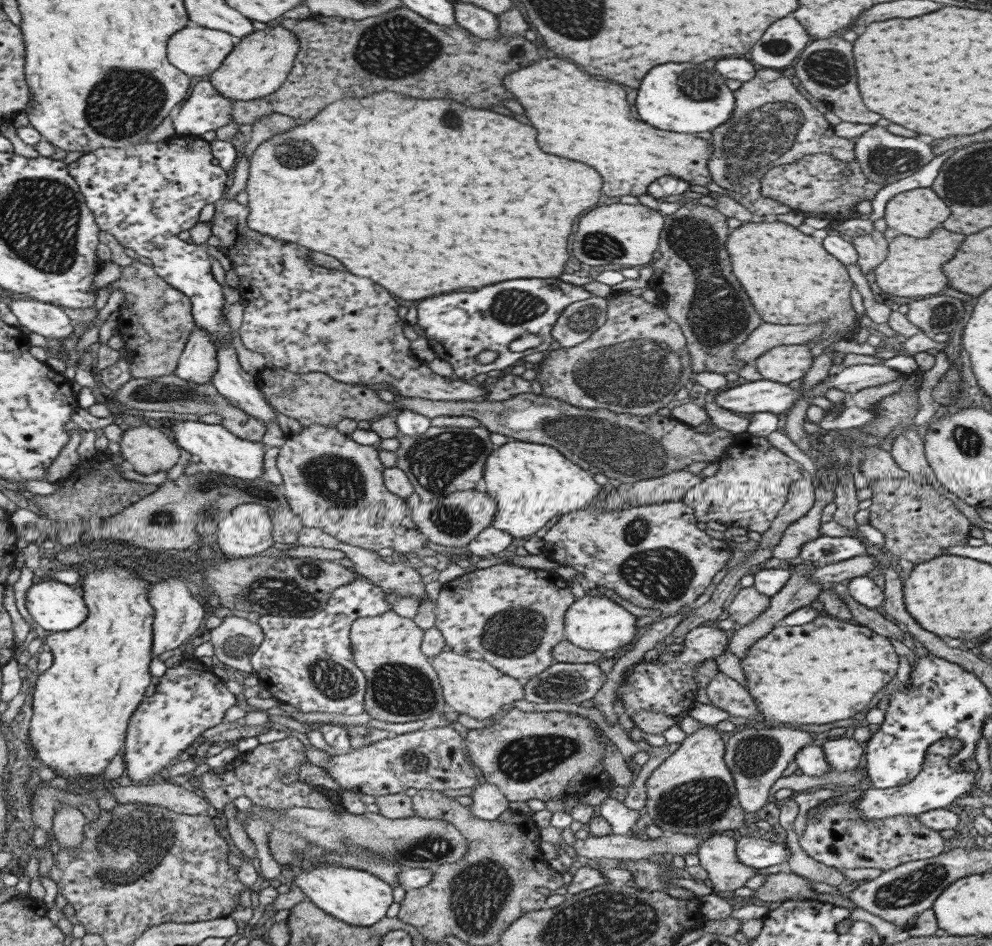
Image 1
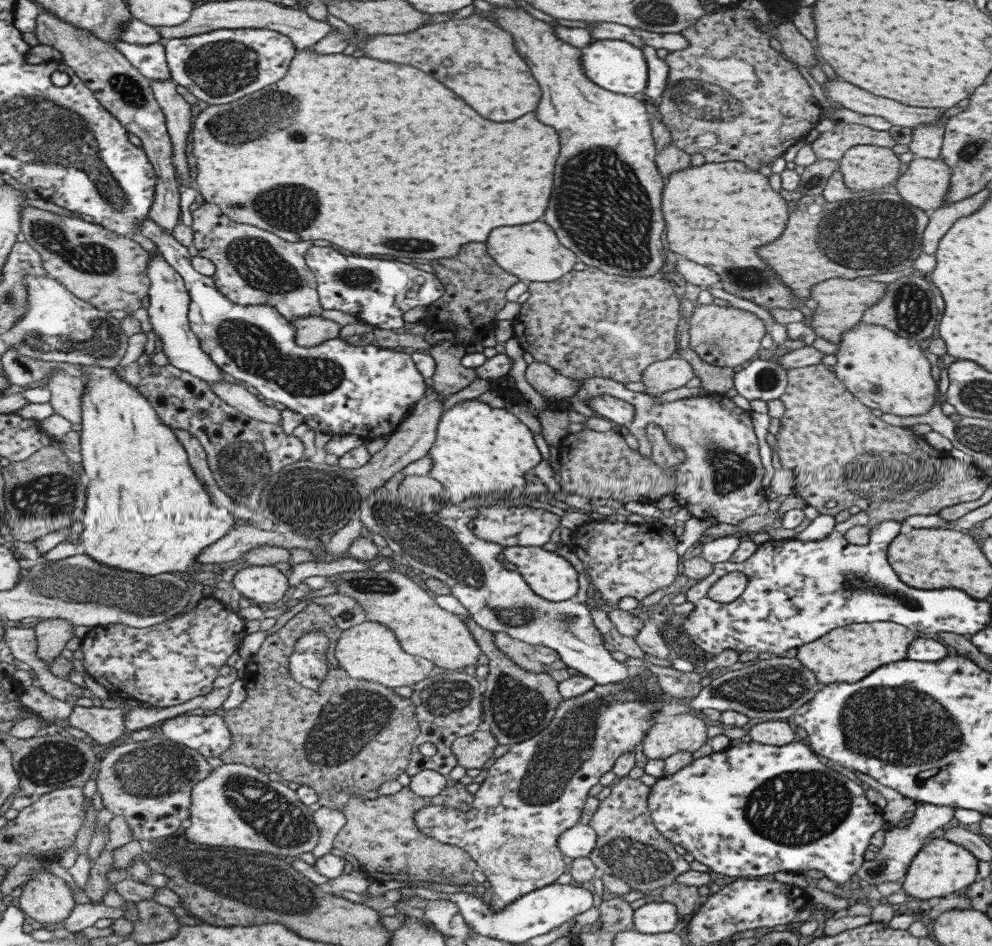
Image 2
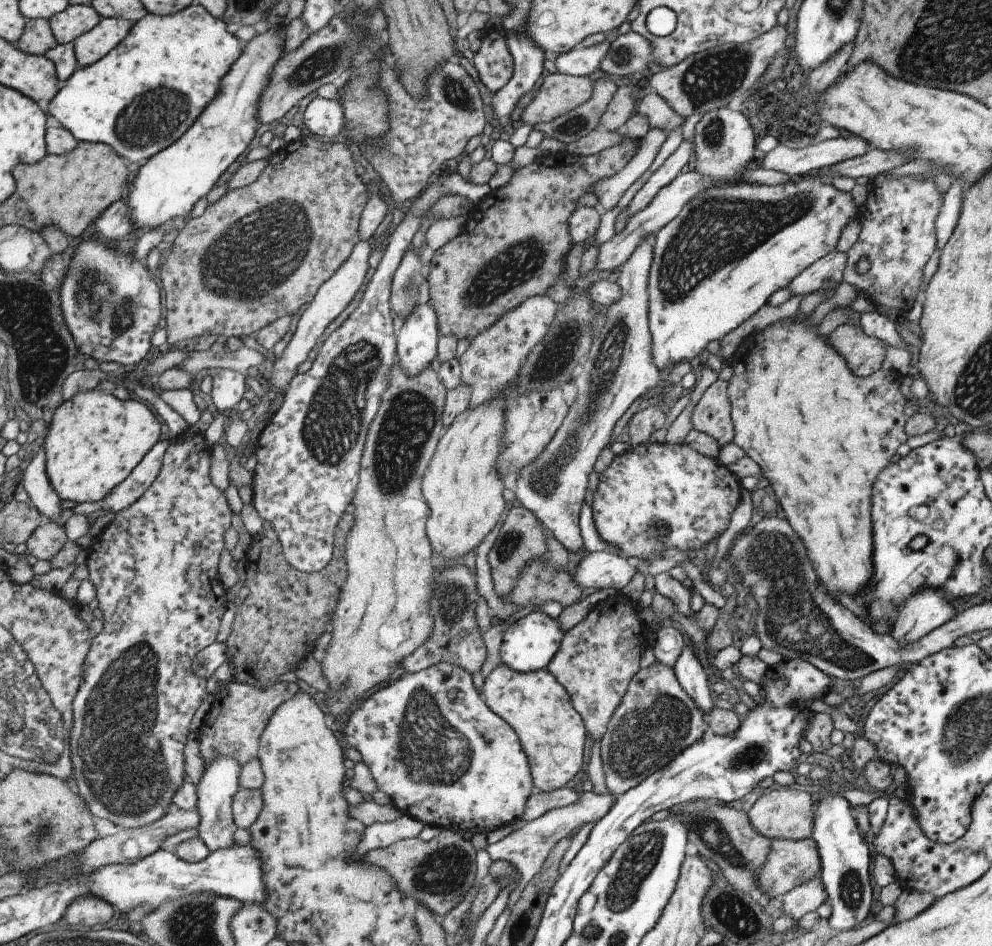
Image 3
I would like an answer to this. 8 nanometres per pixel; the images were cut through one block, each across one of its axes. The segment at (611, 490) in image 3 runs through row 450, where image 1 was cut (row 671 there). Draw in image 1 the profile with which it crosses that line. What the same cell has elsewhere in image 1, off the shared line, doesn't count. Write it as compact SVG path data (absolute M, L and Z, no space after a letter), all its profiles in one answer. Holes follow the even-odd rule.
M710 623L699 624L693 627L684 636L681 650L670 660L662 661L660 658L645 662L640 659L625 672L615 692L624 706L623 712L631 718L631 714L638 710L660 712L670 717L679 717L686 714L695 702L695 680L693 679L693 666L704 660L715 660L723 654L728 647L729 633L718 629Z

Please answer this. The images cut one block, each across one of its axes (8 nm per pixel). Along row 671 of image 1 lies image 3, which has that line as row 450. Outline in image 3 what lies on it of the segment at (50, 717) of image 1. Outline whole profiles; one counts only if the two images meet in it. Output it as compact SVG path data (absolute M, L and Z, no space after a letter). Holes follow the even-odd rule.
M99 388L77 392L53 410L40 441L47 480L61 500L97 502L157 444L159 430L159 422L145 404L119 400Z

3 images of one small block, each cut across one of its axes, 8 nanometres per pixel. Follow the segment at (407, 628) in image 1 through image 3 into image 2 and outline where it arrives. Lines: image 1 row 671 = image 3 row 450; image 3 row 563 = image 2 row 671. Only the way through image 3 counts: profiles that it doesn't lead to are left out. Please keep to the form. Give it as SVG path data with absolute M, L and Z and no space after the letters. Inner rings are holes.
M365 621L343 630L334 648L334 657L339 666L351 679L379 683L393 689L397 686L411 686L432 674L430 660L407 654L401 650L393 631L378 622Z

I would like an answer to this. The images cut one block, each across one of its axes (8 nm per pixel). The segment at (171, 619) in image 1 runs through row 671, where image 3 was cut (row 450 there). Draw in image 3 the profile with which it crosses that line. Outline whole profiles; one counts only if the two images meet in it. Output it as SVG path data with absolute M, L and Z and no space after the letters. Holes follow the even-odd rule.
M167 441L157 442L137 466L119 483L109 490L109 494L97 502L79 503L70 508L73 514L89 514L96 510L118 513L131 506L135 500L151 486L153 479L157 476L161 466L161 458L167 448Z

